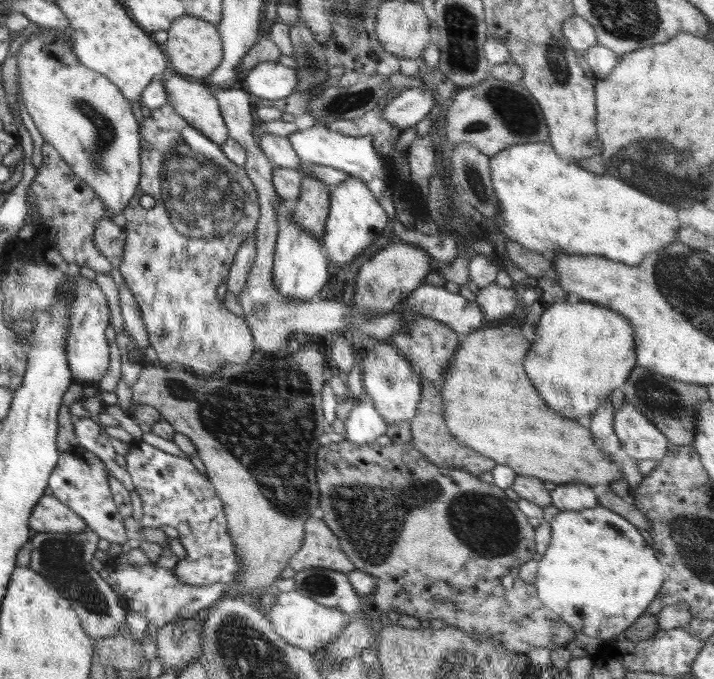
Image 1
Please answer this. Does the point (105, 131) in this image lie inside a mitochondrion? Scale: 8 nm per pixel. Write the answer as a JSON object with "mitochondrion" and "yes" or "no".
{"mitochondrion":"yes"}

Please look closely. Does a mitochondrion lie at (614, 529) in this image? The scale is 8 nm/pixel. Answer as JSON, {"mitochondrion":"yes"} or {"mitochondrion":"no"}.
{"mitochondrion":"yes"}

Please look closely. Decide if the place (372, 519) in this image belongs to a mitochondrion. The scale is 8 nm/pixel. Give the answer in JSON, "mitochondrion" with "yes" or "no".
{"mitochondrion":"yes"}

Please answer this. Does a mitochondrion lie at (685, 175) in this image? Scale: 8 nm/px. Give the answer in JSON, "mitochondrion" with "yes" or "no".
{"mitochondrion":"yes"}

